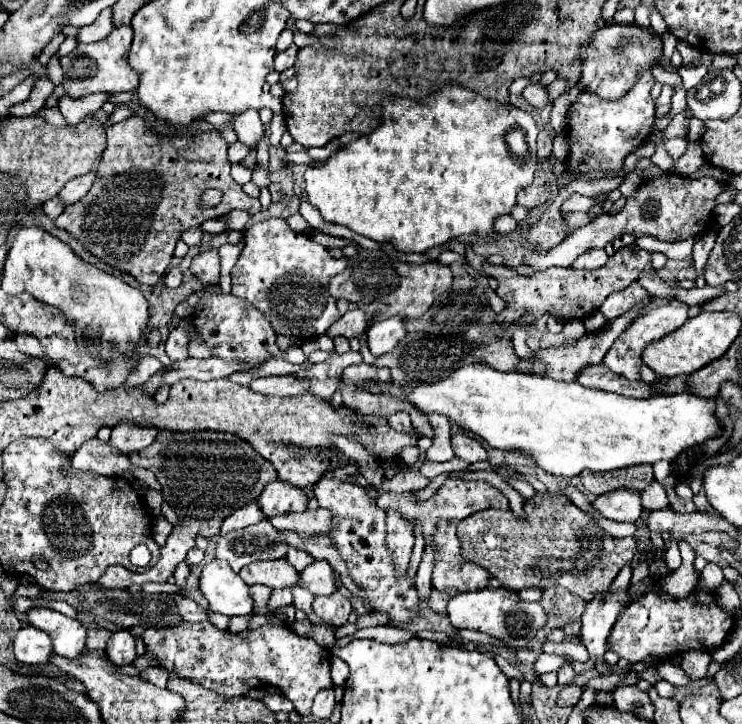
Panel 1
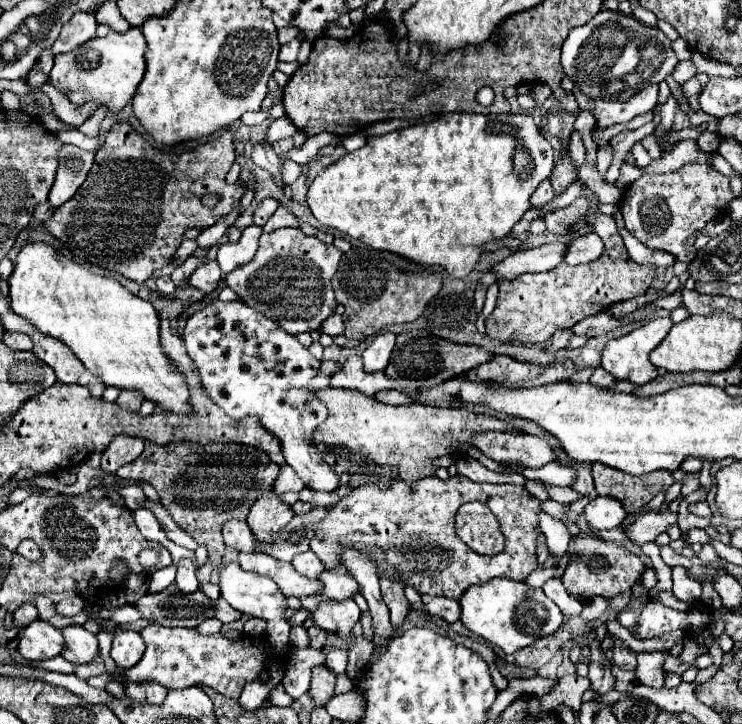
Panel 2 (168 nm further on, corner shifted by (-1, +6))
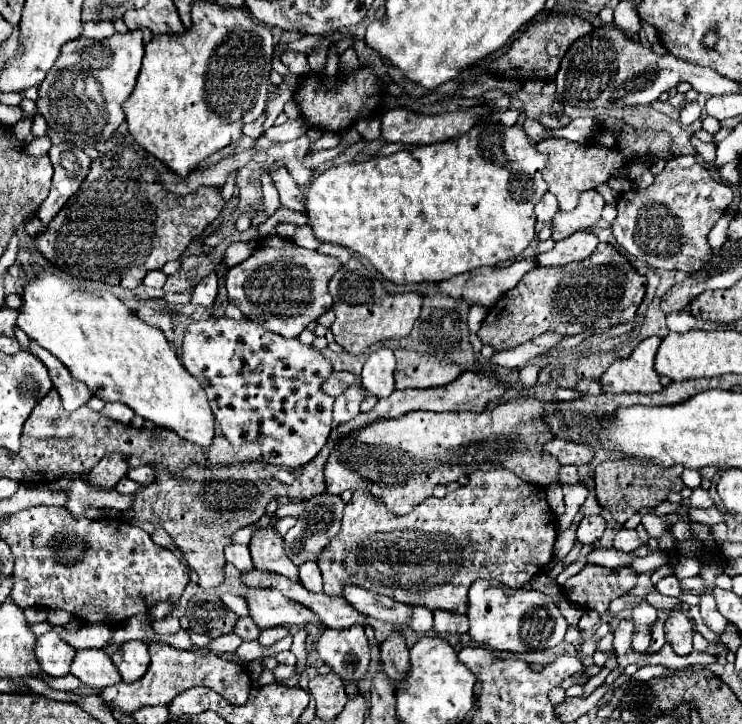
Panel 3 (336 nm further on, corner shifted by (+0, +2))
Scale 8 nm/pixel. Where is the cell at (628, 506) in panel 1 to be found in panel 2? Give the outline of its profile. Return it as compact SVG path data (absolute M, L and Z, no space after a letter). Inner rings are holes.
M597 497L589 501L583 517L591 529L613 529L621 525L621 521L625 519L625 511L613 497Z

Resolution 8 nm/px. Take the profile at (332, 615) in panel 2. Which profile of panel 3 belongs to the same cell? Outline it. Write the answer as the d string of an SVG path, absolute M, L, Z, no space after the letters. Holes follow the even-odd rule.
M352 625L348 629L326 627L316 643L316 651L342 681L358 683L370 663L368 639L362 625Z

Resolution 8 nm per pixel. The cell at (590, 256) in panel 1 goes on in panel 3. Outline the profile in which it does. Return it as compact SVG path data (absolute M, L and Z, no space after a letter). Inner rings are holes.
M580 231L580 233L574 233L562 241L558 241L552 251L540 253L536 259L538 259L538 265L562 267L572 261L582 261L582 259L590 257L592 251L598 247L598 243L600 241L594 233Z

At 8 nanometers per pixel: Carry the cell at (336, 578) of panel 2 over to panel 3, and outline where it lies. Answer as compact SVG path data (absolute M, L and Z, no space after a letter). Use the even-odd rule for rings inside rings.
M346 585L342 591L342 597L362 615L374 617L392 625L408 627L410 625L410 605L400 605L392 601L390 597L384 597L380 593L372 593L358 585Z

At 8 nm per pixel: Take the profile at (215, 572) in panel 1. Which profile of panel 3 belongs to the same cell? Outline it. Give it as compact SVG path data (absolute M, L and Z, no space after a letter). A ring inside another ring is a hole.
M244 587L242 595L246 599L252 621L260 629L278 627L278 625L306 625L308 621L320 623L320 619L310 609L284 597L276 589Z

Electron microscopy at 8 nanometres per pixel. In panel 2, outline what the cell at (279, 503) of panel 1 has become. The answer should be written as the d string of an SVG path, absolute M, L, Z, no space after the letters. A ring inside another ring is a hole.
M265 491L259 501L249 511L247 523L253 537L259 543L271 545L277 541L277 533L293 519L293 511L289 505L281 503L275 491Z

